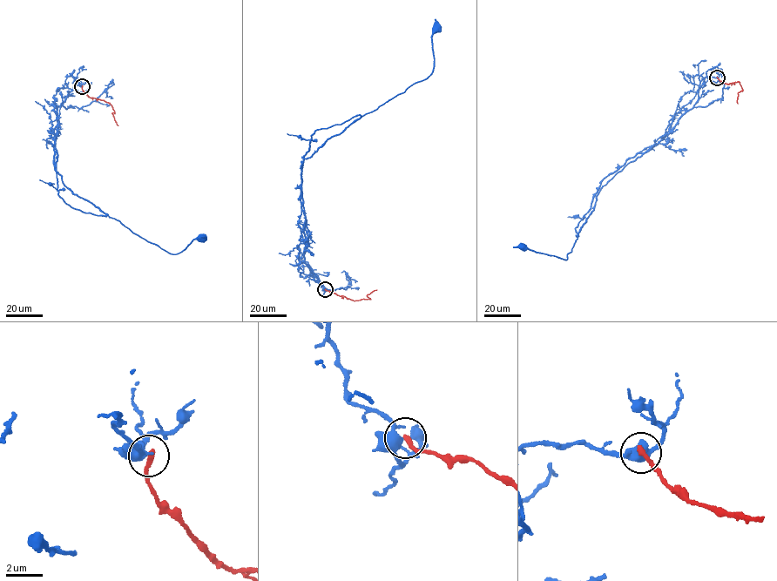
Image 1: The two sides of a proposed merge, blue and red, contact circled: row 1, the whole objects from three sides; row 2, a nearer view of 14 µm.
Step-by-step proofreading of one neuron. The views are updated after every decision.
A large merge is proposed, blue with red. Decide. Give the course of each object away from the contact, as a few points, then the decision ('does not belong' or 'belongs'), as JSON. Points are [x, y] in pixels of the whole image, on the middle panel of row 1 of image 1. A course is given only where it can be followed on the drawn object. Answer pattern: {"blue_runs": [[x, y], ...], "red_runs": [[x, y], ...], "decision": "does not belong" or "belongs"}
{"blue_runs": [[325, 289], [304, 261], [304, 159], [428, 77], [436, 28]], "red_runs": [[325, 289], [354, 300], [369, 299], [368, 294], [376, 290]], "decision": "does not belong"}

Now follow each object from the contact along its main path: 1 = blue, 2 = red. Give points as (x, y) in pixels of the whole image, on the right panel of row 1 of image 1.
1: (717, 77), (703, 78), (698, 102), (671, 131), (601, 188), (594, 209), (566, 260), (522, 246)
2: (717, 77), (728, 84), (739, 82), (742, 89), (738, 92), (737, 104)

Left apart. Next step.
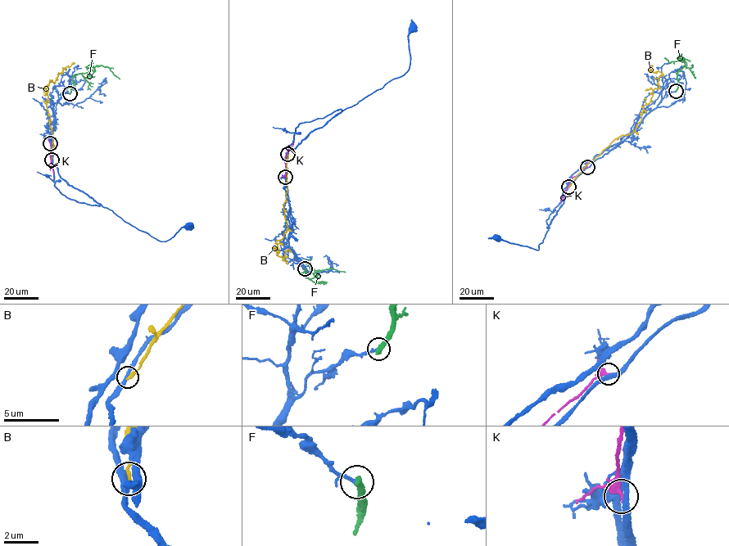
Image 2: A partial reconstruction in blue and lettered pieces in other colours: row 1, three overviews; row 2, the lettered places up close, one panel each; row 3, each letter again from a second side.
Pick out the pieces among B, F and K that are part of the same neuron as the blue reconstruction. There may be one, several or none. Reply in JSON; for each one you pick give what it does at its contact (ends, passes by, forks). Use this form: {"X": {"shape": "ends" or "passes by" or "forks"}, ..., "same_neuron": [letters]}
{"same_neuron": []}

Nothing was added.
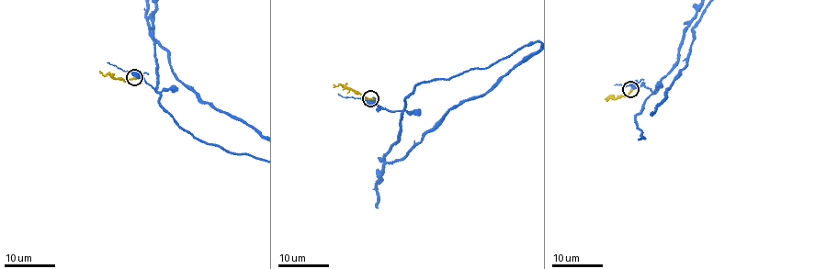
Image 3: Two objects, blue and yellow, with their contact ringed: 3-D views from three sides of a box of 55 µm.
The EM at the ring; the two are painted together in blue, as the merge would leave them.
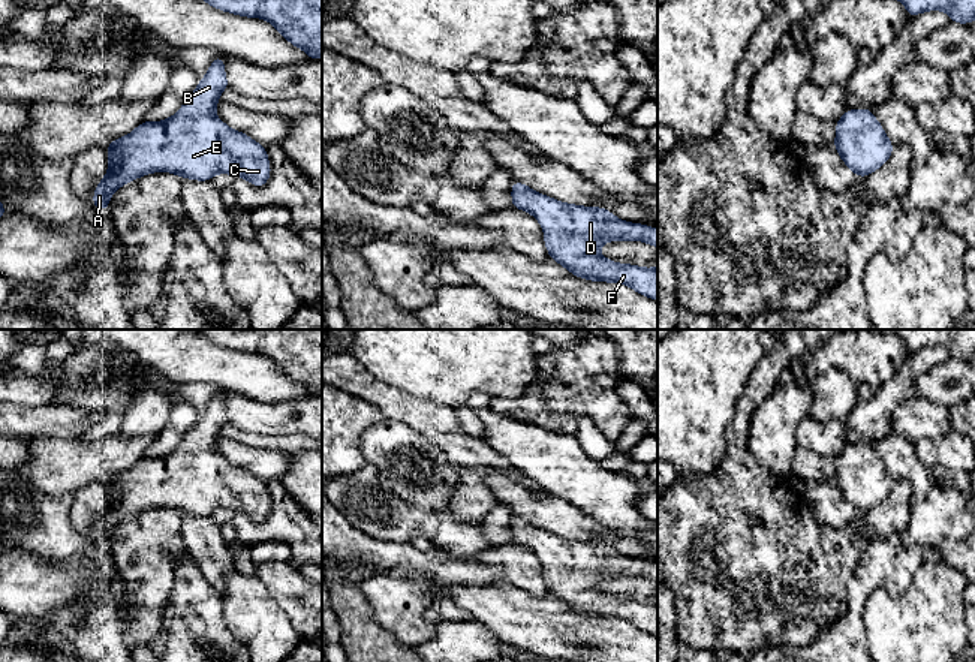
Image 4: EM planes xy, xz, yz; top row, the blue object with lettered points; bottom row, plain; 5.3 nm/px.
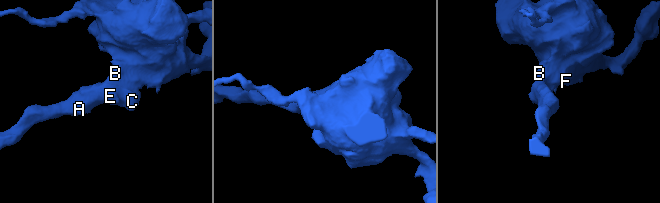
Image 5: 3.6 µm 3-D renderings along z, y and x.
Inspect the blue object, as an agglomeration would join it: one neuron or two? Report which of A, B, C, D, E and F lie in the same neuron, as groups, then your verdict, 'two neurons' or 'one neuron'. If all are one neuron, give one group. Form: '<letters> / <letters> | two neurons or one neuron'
A B C D E F | one neuron

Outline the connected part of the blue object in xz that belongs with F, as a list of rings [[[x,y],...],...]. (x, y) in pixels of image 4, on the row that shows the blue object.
[[[521,181],[511,183],[511,198],[512,210],[527,211],[539,222],[550,259],[572,276],[589,282],[622,283],[657,301],[657,265],[644,268],[619,264],[598,253],[610,241],[643,241],[657,249],[657,228],[617,219],[602,207],[557,201]]]

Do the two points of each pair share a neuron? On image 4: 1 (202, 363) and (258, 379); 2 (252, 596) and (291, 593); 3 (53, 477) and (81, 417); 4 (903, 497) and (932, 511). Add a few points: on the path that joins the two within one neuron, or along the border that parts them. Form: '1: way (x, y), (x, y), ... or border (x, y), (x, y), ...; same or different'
1: way (216, 364), (222, 369), (244, 373); same
2: border (255, 574), (291, 623); different
3: border (78, 436), (35, 438); different
4: border (914, 497), (909, 506), (909, 521), (902, 530); different

